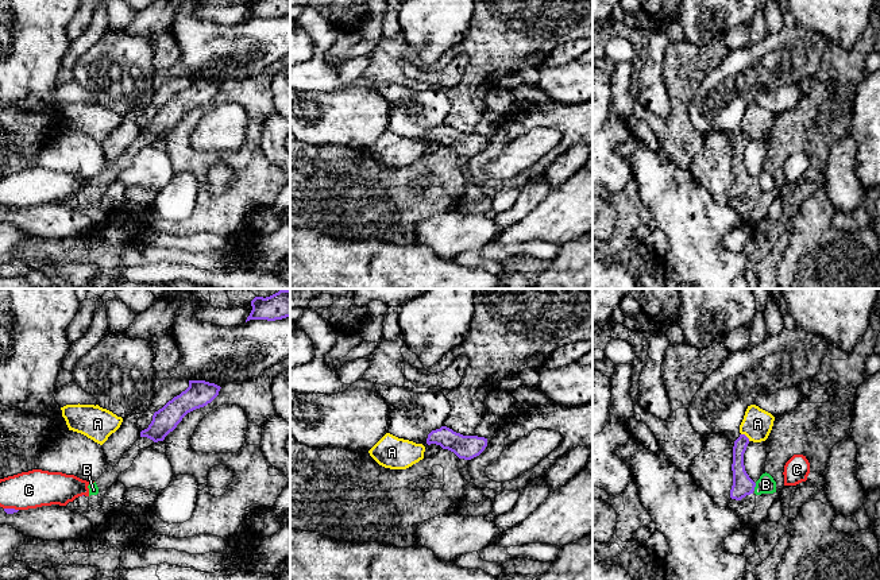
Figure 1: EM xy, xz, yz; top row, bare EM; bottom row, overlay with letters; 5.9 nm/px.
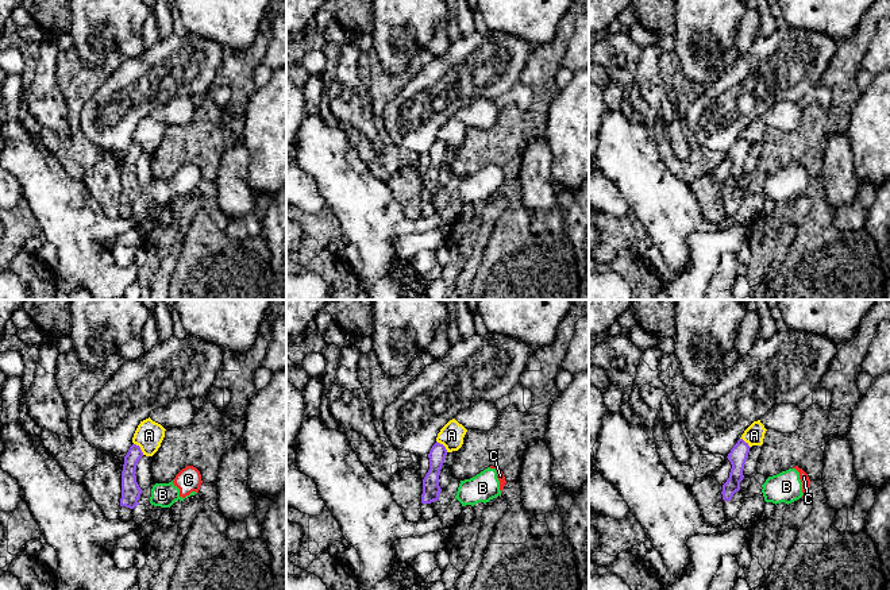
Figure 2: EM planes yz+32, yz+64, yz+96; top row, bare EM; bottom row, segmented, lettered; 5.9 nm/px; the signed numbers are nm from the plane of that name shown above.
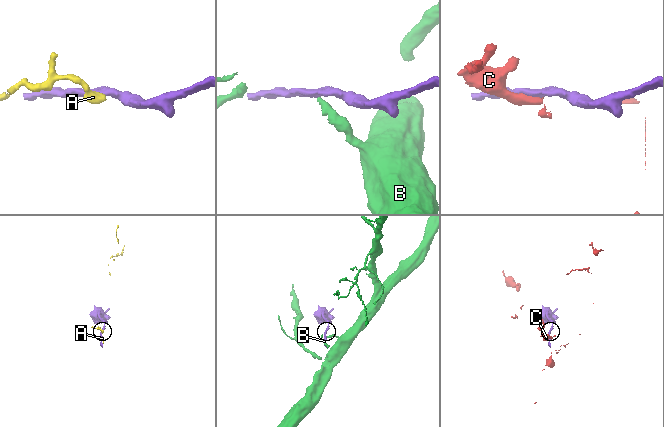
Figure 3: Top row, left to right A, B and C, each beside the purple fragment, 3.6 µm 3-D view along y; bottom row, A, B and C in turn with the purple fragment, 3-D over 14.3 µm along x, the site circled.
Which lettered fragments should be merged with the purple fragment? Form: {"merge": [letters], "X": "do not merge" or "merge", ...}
{"merge": [], "A": "do not merge", "B": "do not merge", "C": "do not merge"}

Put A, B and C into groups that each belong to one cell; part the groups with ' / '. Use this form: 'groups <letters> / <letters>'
groups A / B C

